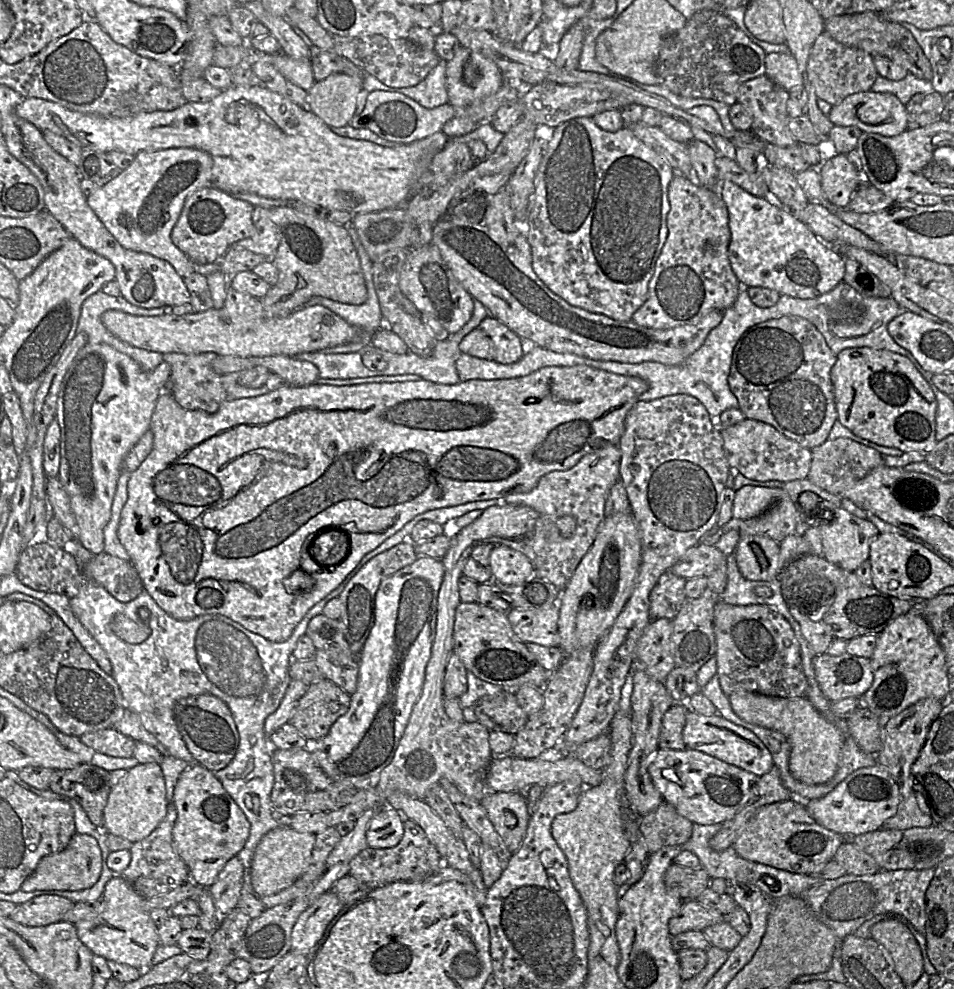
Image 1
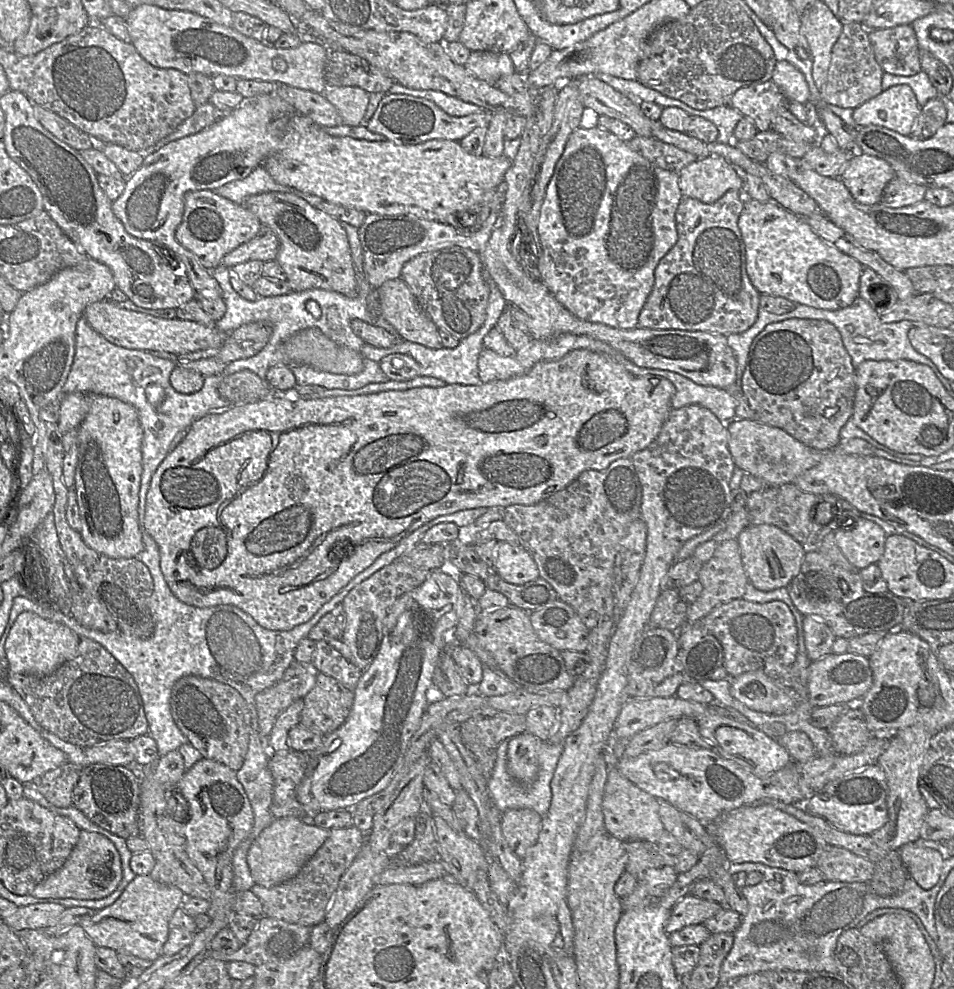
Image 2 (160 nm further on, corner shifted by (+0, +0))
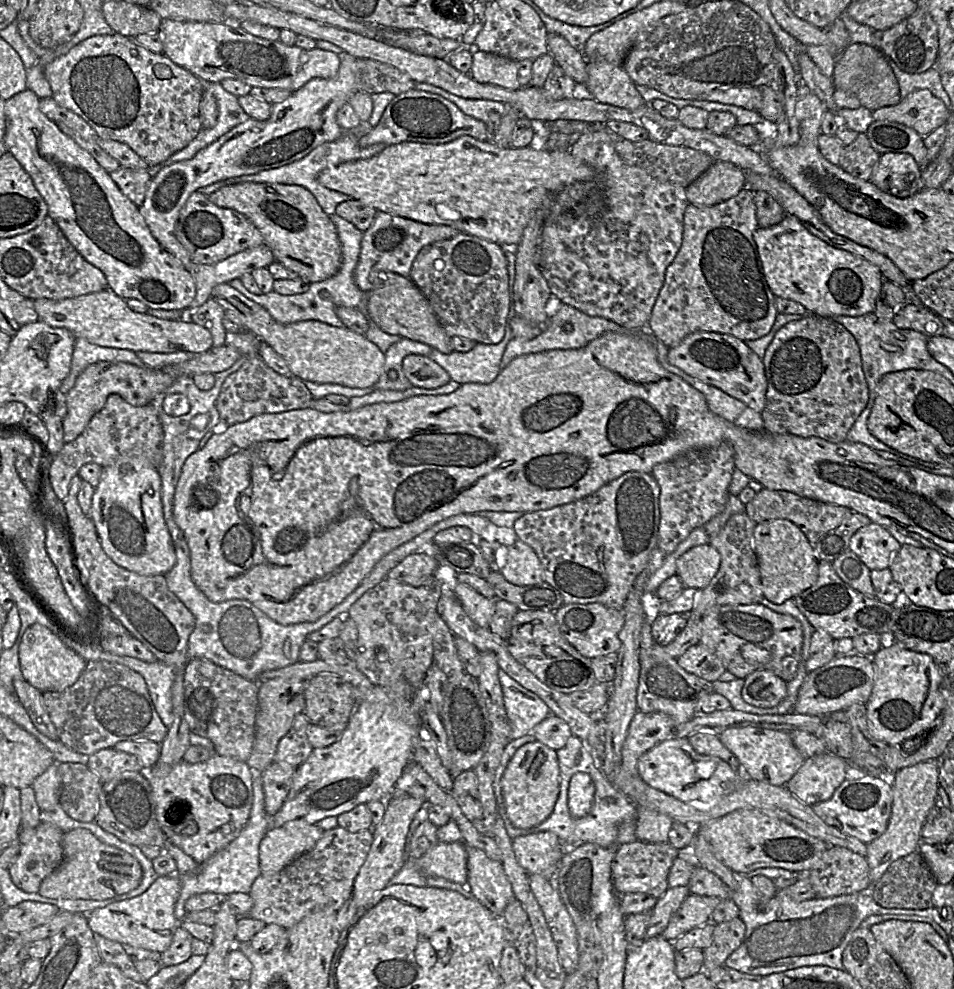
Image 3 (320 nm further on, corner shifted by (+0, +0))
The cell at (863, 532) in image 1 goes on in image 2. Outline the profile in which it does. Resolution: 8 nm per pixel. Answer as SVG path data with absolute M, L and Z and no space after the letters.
M862 517L855 518L853 527L836 530L834 536L843 555L859 571L878 563L886 538L880 526Z

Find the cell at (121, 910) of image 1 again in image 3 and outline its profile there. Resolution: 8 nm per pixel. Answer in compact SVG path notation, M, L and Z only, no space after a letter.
M178 875L159 876L150 887L131 899L97 908L87 914L88 924L96 936L102 936L135 948L163 953L172 943L180 921L175 917L175 906L180 896Z

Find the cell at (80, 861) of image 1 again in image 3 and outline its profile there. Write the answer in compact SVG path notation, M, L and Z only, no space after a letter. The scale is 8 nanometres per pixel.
M73 829L62 838L63 860L40 884L38 894L51 899L107 900L139 886L143 871L127 852L100 841L87 829Z

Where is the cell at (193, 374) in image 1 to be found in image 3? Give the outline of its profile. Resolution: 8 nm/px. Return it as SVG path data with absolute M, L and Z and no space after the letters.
M209 299L189 314L190 322L206 328L212 335L213 348L225 345L227 330L223 326L225 309L213 299Z

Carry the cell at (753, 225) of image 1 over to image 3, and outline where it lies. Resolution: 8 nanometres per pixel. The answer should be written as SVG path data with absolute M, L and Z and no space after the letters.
M786 214L783 220L773 227L757 228L753 233L753 239L764 278L775 297L798 302L809 314L821 317L855 317L874 311L884 280L879 268L860 256L825 243L811 234L795 216Z

